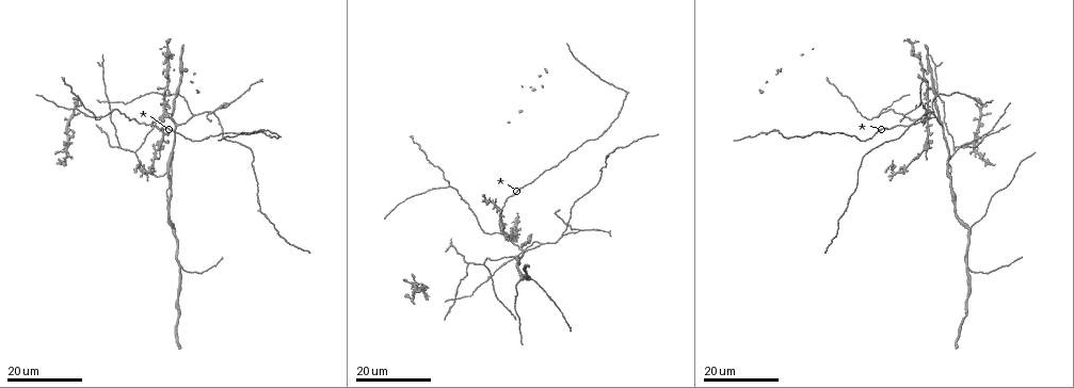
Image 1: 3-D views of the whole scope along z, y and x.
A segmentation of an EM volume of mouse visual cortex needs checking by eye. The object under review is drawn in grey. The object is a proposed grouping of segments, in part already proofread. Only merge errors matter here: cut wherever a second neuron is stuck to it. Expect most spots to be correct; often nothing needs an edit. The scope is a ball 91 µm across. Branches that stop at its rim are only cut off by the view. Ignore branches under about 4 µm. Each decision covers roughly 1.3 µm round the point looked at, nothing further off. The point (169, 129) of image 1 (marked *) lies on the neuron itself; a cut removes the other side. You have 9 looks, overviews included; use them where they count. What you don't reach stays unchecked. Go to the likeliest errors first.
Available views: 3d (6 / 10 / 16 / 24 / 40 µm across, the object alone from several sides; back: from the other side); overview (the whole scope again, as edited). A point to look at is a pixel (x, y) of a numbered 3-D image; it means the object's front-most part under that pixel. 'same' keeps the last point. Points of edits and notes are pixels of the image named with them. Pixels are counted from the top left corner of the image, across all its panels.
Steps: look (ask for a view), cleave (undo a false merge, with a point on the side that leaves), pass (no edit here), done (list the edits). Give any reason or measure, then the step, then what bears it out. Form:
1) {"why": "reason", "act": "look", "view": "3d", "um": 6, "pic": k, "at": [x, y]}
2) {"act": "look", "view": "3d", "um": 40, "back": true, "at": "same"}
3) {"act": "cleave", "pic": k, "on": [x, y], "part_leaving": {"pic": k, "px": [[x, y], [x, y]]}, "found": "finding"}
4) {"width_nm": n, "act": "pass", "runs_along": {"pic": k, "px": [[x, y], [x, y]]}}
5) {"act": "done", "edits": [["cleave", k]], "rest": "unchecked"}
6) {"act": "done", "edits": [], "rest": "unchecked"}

{"why": "three-way junction", "act": "look", "view": "3d", "um": 24, "pic": 1, "at": [579, 230]}

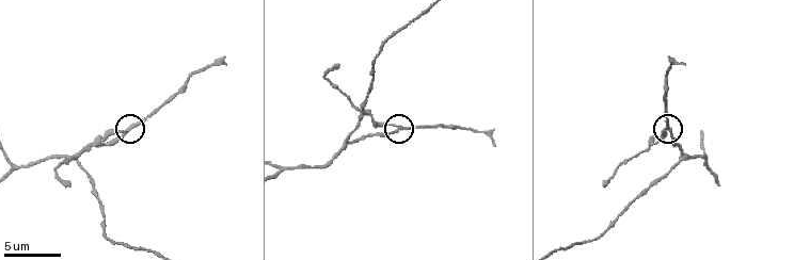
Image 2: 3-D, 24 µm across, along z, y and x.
{"why": "zoom in", "act": "look", "view": "3d", "um": 10, "pic": 2, "at": [129, 127]}

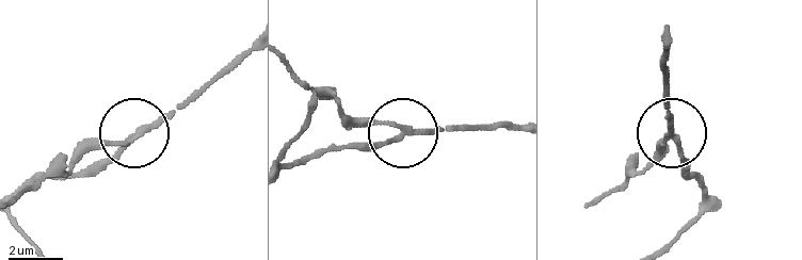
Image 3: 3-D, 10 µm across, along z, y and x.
{"arms": 3, "act": "cleave", "pic": 3, "on": [95, 139], "found": "a second neuron is stuck on"}

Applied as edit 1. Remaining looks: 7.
{"act": "look", "view": "overview"}

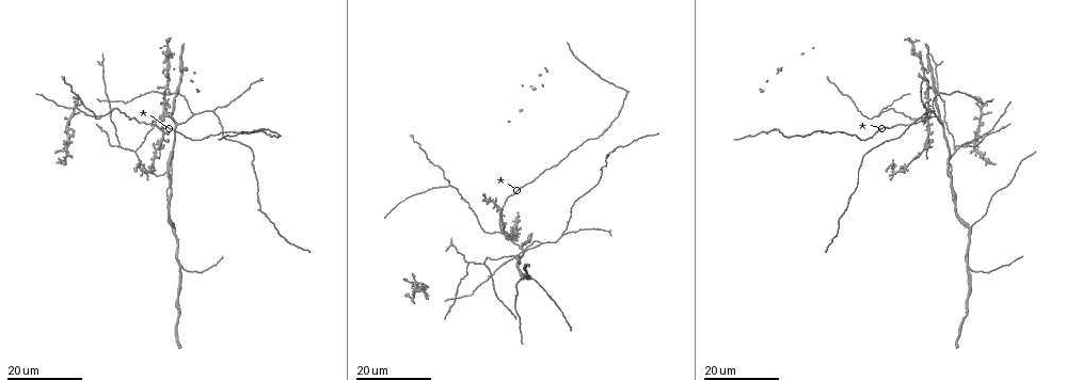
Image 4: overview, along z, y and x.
{"why": "three-way junction", "act": "look", "view": "3d", "um": 24, "pic": 4, "at": [933, 116]}

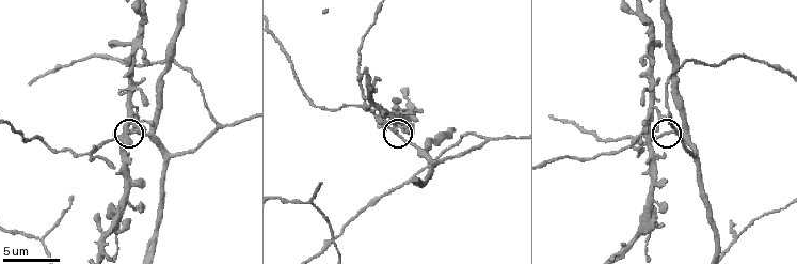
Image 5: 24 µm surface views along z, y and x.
{"act": "look", "view": "3d", "um": 6, "pic": 5, "at": [662, 133]}

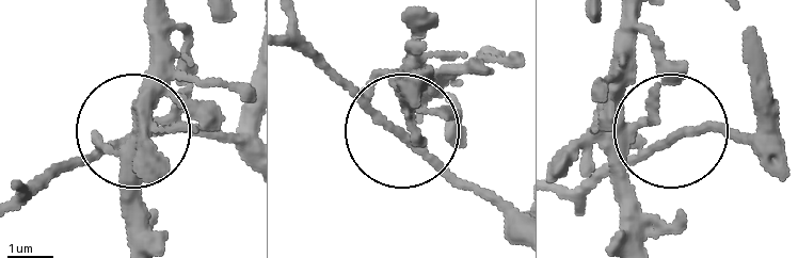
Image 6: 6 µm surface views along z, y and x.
{"act": "look", "view": "3d", "um": 6, "back": true, "pic": 6, "at": [673, 135]}

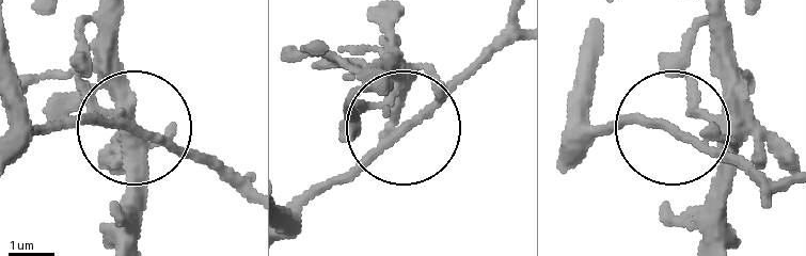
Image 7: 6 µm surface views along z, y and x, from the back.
{"arms": 3, "act": "pass", "found": "one neuron here"}

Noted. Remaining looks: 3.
{"why": "small branch off a trunk", "act": "look", "view": "3d", "um": 24, "pic": 4, "at": [968, 228]}

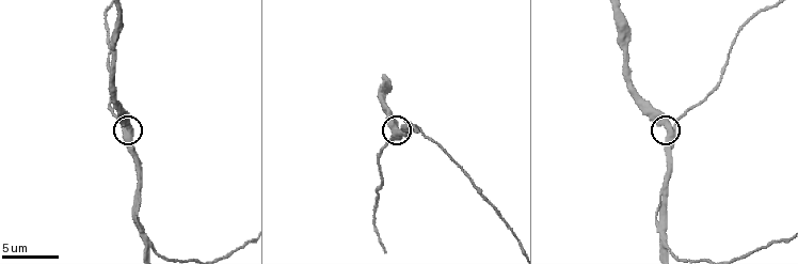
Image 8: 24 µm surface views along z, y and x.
{"act": "look", "view": "3d", "um": 10, "pic": 8, "at": [122, 130]}

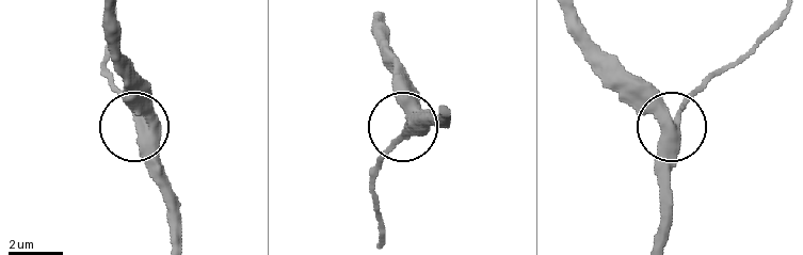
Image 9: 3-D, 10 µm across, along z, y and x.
{"arms": 3, "act": "pass", "found": "all the same neuron"}

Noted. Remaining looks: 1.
{"act": "done", "edits": [["cleave", 3]], "rest": "unchecked"}

